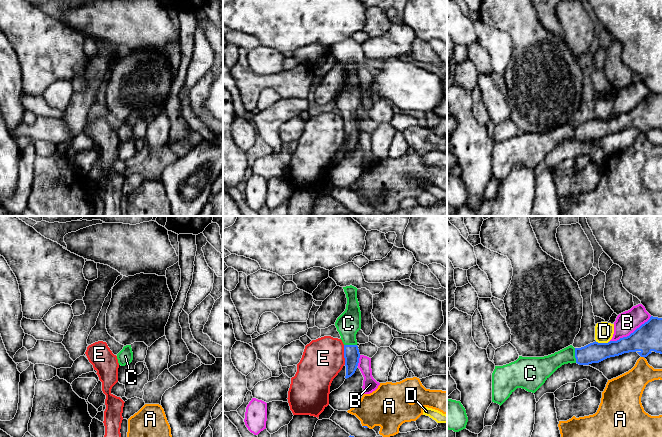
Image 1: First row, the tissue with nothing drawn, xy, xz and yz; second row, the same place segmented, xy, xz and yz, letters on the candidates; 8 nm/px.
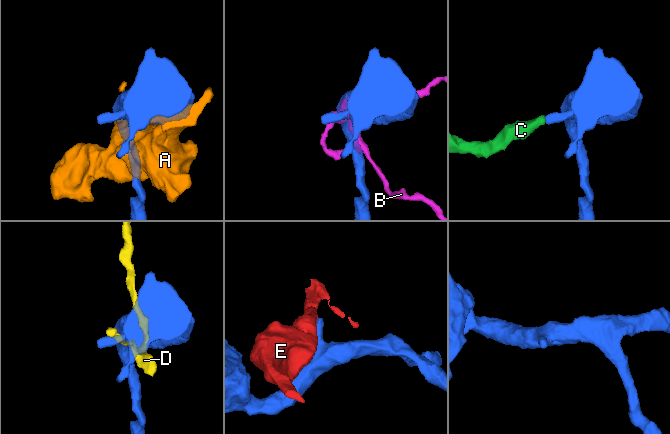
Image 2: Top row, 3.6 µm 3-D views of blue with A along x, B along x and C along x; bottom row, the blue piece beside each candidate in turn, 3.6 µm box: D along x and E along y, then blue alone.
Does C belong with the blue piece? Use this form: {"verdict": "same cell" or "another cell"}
{"verdict": "same cell"}

